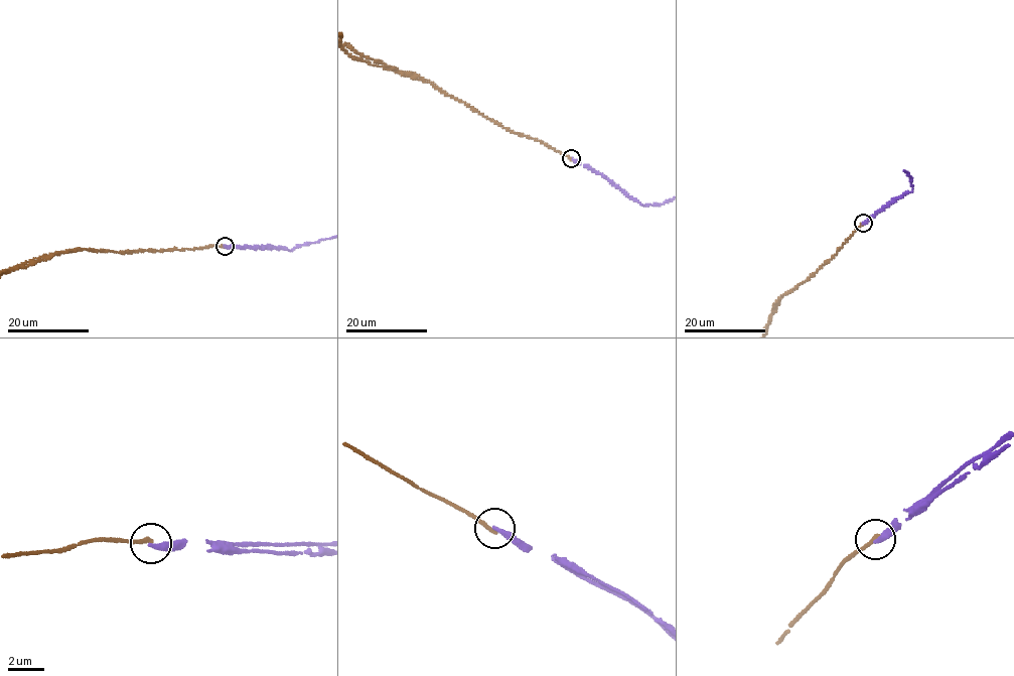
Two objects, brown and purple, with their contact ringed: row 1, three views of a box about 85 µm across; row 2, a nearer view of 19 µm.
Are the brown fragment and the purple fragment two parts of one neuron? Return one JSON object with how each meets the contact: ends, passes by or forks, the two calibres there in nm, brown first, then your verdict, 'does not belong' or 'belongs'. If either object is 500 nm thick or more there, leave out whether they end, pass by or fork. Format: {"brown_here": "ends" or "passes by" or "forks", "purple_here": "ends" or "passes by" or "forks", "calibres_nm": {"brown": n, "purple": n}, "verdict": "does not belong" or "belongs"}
{"brown_here": "ends", "purple_here": "ends", "calibres_nm": {"brown": 240, "purple": 300}, "verdict": "does not belong"}

